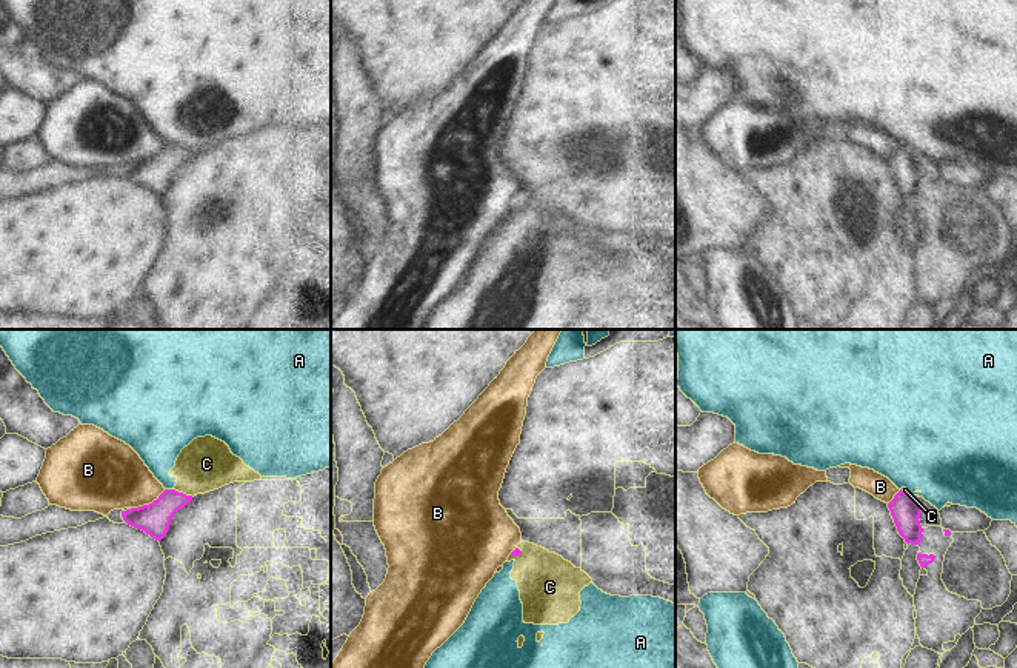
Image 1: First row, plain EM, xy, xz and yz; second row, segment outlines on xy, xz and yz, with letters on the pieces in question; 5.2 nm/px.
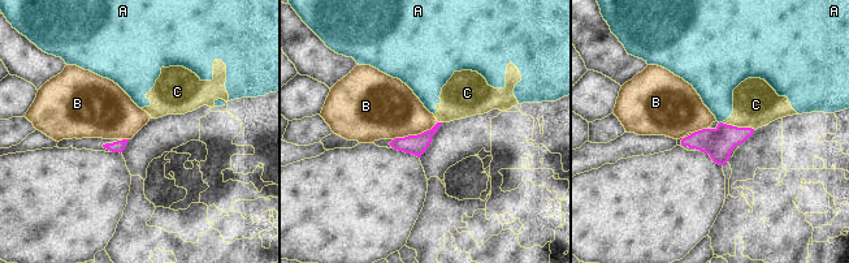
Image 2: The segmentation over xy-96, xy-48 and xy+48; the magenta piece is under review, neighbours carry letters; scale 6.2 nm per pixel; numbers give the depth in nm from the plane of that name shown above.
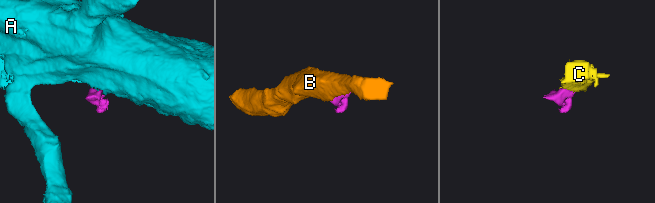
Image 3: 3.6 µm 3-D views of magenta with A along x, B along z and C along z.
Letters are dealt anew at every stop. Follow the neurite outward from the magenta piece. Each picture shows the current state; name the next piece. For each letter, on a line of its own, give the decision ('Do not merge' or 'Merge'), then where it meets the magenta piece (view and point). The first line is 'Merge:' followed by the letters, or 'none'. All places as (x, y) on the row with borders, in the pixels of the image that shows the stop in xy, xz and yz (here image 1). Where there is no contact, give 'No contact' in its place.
Merge: none
A: Do not merge. Touches magenta at xy (168, 490)
B: Do not merge. Touches magenta at xy (150, 504)
C: Do not merge. Touches magenta at xy (182, 493).

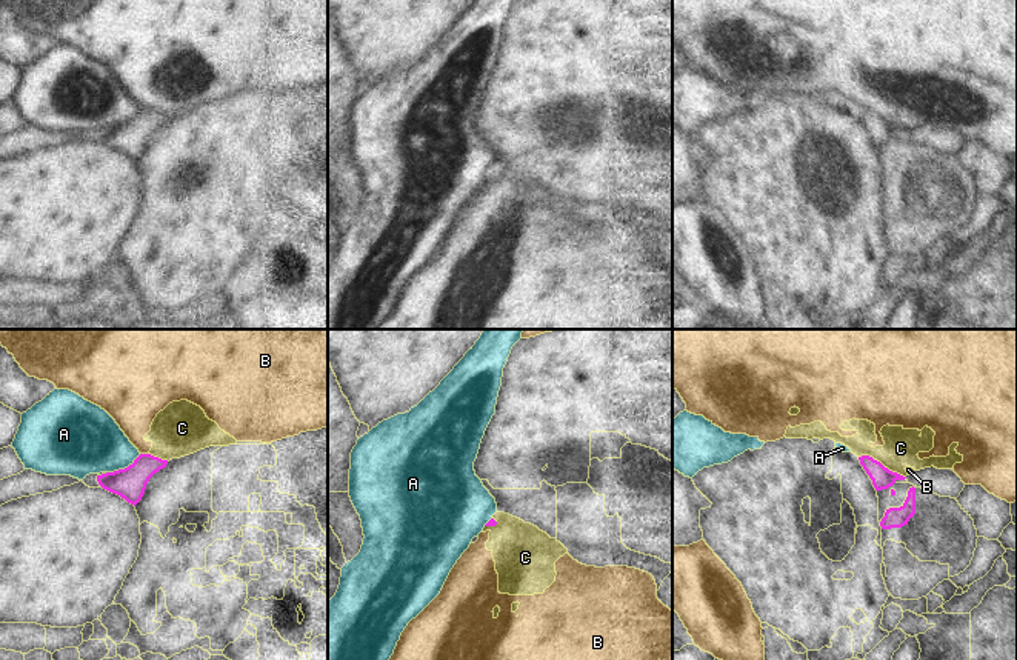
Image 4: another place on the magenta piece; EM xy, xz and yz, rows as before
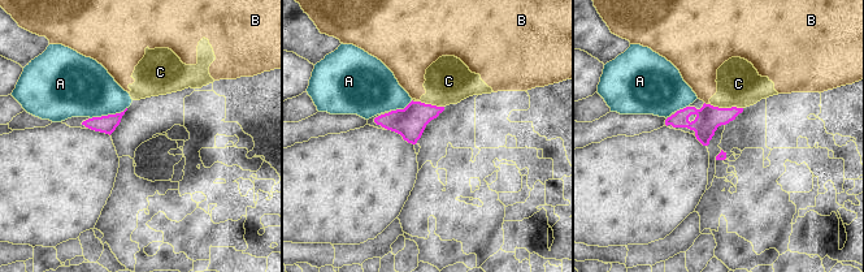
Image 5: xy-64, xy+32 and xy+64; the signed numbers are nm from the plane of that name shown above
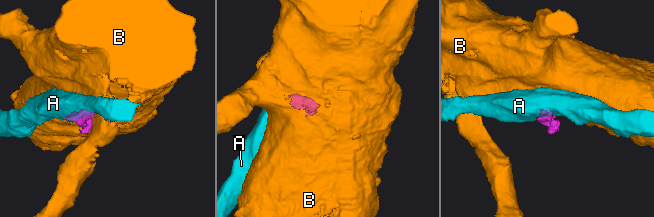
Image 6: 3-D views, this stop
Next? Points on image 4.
Merge: none
A: Do not merge. Touches magenta at xy (125, 468)
B: Do not merge. Touches magenta at xy (143, 454)
C: Do not merge. Touches magenta at yz (880, 463).

